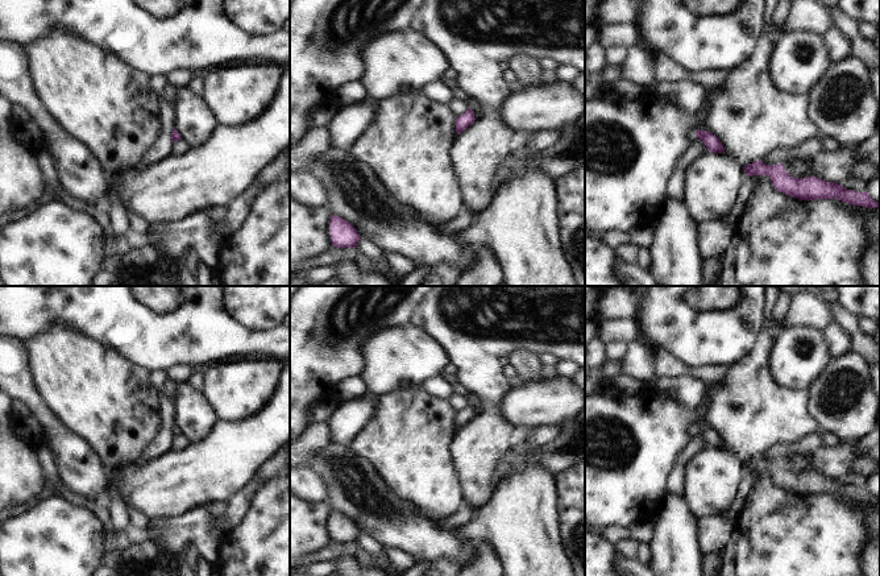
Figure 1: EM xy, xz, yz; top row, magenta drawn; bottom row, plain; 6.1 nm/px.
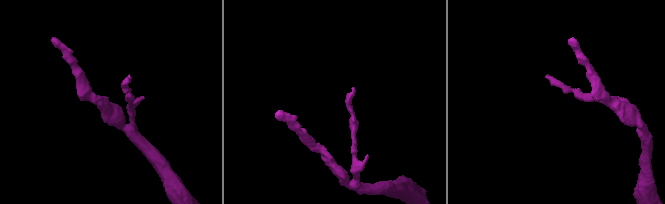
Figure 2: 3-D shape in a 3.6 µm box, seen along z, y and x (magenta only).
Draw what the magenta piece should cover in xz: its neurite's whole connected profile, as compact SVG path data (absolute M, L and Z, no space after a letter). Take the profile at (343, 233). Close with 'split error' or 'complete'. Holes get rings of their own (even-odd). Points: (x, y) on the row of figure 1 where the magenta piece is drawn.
M336 215L329 220L329 236L337 248L356 248L361 237L349 221Z | complete

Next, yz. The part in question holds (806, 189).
M760 159L744 166L743 169L747 177L768 175L771 183L777 191L800 200L838 199L869 210L875 207L880 208L880 204L876 203L867 191L856 192L854 190L847 190L842 185L826 182L817 177L798 179L786 173L784 163L765 165Z | complete

